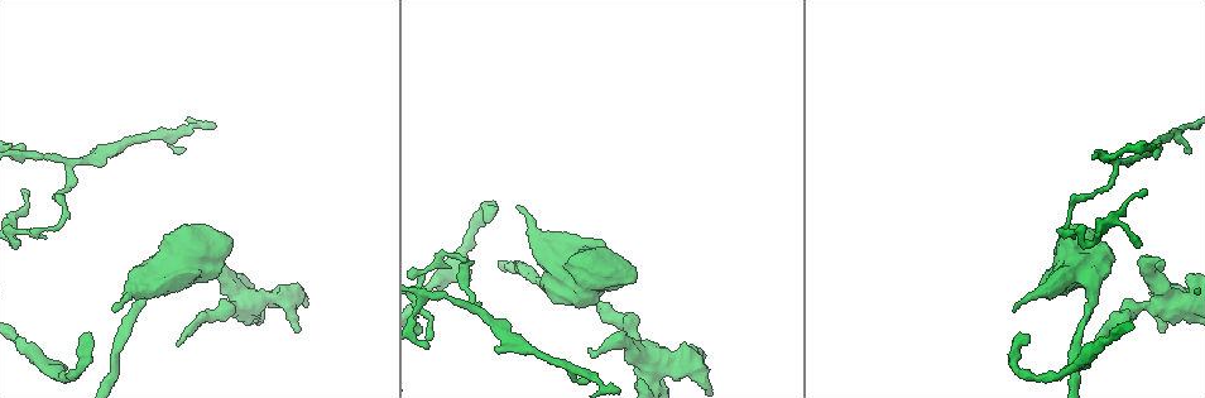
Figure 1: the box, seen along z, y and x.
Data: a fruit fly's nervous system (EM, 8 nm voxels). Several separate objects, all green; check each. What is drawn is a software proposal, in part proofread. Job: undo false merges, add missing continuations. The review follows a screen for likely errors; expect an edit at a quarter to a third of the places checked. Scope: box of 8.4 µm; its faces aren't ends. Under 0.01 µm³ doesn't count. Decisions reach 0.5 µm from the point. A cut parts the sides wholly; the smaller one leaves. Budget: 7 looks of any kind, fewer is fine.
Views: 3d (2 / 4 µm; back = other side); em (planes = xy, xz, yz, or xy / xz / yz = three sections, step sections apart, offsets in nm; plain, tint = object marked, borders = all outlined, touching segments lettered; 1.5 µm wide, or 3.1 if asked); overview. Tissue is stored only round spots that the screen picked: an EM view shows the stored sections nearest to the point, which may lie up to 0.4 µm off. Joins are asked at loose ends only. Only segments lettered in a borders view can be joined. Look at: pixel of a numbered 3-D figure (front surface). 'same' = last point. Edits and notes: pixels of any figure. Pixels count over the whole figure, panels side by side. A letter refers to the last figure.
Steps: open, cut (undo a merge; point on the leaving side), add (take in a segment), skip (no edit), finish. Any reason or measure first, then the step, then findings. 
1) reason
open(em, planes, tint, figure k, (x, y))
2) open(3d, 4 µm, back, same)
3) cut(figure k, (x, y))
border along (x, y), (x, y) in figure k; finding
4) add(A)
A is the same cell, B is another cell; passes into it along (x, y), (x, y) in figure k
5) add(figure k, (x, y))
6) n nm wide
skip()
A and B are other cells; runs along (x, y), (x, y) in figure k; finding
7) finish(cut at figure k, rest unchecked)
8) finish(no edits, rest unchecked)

branch stops here
open(em, yz, step 4, borders, figure 1, (589, 351))

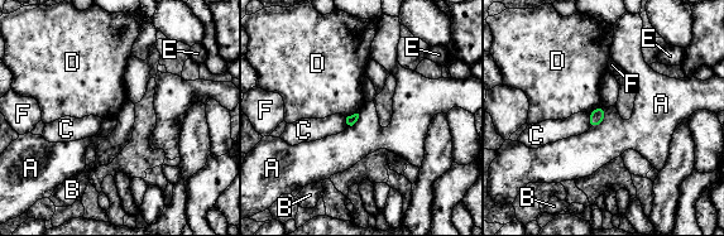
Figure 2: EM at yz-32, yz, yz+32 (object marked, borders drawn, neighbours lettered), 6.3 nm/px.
skip()
A, B, C, D, E and F are other cells; border along (358, 112), (346, 118) in figure 2; no lettered segment goes on from it

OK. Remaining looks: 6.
branch stops here
open(em, planes, borders, figure 1, (26, 147))

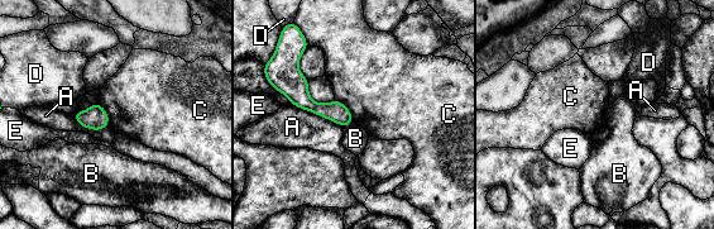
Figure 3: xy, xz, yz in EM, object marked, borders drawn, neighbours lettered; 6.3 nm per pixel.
140 nm wide
skip()
A, B, C, D and E are other cells; no lettered segment goes on from it

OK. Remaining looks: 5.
an open end
open(3d, 4 µm, figure 1, (88, 334))

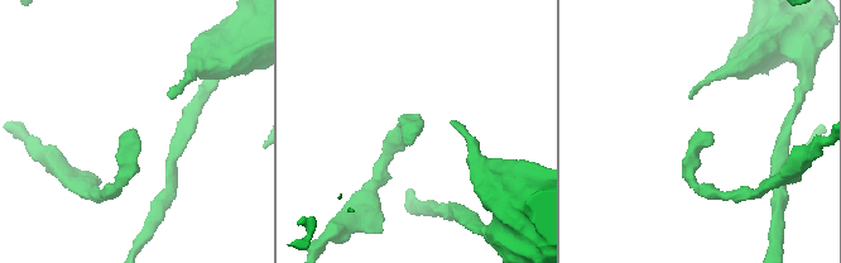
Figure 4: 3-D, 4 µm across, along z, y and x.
open(em, planes, plain, figure 4, (709, 136))

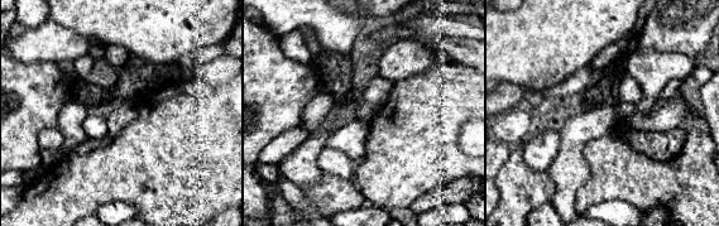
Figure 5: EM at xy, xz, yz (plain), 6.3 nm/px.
open(em, planes, borders, same)

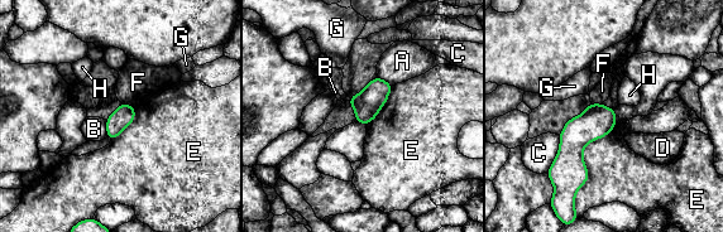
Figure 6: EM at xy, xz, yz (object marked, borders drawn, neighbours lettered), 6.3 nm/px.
skip()
A, B, C, D, E, F, G and H are other cells; border along (617, 124), (583, 149), (574, 196) in figure 6; no lettered segment goes on from it

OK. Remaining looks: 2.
finish(no edits, rest unchecked)

